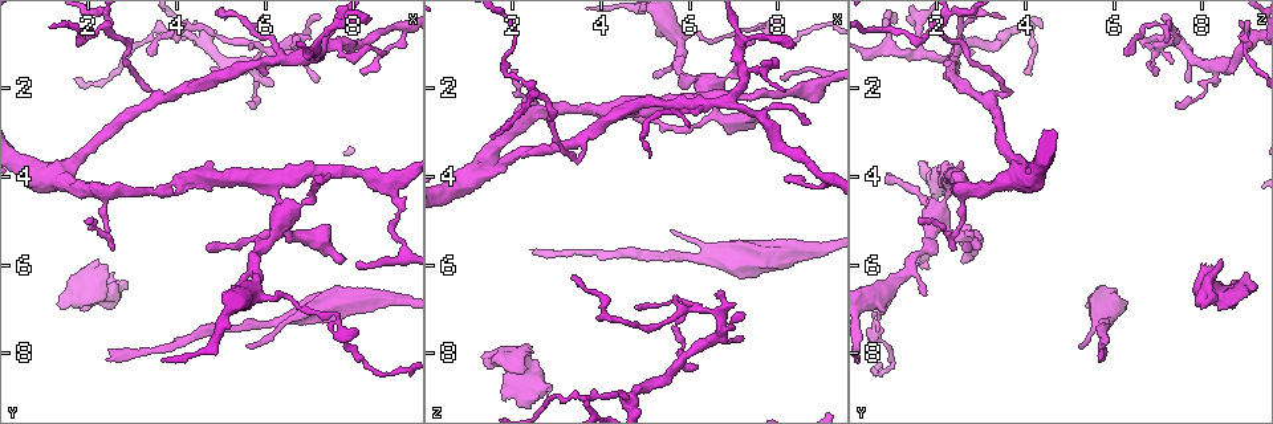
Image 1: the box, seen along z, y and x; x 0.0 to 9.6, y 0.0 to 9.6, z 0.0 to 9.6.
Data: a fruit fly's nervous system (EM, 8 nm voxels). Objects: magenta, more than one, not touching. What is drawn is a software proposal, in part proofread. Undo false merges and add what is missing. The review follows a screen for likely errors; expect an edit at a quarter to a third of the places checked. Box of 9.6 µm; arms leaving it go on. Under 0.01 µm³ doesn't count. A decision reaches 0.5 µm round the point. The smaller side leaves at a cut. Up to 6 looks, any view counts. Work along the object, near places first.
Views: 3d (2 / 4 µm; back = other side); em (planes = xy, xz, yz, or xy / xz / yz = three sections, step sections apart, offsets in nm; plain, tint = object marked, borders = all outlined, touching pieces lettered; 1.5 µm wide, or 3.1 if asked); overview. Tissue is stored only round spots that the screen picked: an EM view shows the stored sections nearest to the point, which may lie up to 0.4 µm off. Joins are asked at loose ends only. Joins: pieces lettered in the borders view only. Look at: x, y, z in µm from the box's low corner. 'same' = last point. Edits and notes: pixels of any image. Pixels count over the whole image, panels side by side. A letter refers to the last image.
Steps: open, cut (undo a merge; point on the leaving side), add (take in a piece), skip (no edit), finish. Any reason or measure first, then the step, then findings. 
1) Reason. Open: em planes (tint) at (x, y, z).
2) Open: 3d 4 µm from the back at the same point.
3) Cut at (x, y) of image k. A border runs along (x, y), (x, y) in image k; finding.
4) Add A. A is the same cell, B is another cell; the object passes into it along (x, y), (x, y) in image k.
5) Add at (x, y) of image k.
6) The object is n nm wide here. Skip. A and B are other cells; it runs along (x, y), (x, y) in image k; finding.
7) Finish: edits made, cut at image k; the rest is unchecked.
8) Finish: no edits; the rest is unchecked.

Branch stops here. Open: em 3.1 µm xy step 8 (tint) at (7.75, 5.90, 2.60).

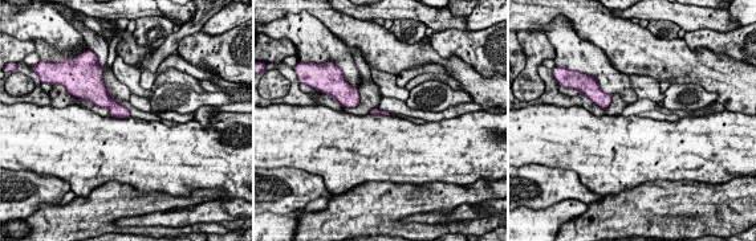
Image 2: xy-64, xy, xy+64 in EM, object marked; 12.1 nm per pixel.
Open: em 3.1 µm planes (borders) at the same point.

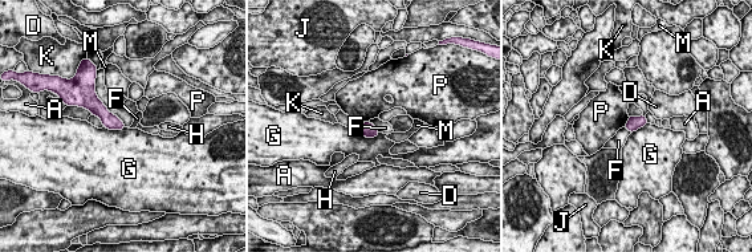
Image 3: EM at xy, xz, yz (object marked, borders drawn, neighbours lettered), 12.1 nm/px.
The longest contact is with M, 600 nm. Skip. A, D, F, G, H, J, K, M and P are other cells; a border runs along (369, 121), (379, 131) in image 3; none of them fits.

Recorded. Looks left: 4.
Free end. Open: 3d 2 µm at (2.45, 8.15, 5.65).

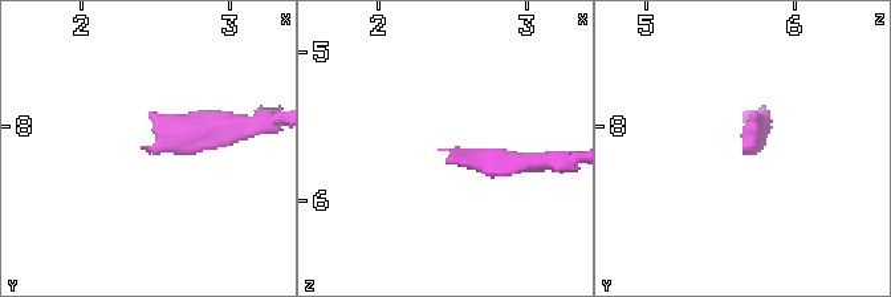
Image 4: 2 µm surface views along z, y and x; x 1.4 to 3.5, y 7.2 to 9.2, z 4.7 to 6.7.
Need the tissue. Open: em xy step 4 (borders) at (2.42, 8.14, 5.66).

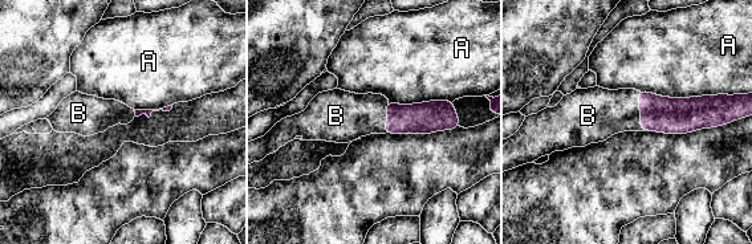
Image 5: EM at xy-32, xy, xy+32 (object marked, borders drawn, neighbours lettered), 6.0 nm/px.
Open: em planes (borders) at the same point.

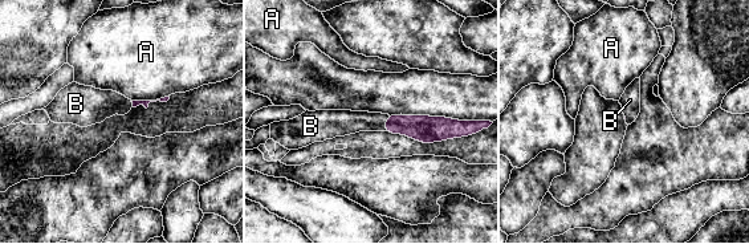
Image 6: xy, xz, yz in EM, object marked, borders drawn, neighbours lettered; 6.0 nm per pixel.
Add B. B is the same cell, A is another cell; the object passes into it along (424, 129), (386, 122), (345, 122) in image 6; it goes on there.

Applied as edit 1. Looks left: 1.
Open: em planes (borders) at (4.65, 0.90, 9.00).

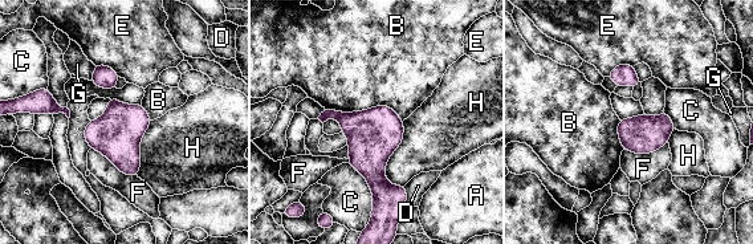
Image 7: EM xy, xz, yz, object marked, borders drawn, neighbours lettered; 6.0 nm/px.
Skip. A, B, C, D, E, F, G and H are other cells; a border runs along (324, 106), (387, 105), (402, 121) in image 7; continuous, no second neuron.

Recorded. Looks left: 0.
Finish: edits made, add at image 6; the rest is unchecked.

